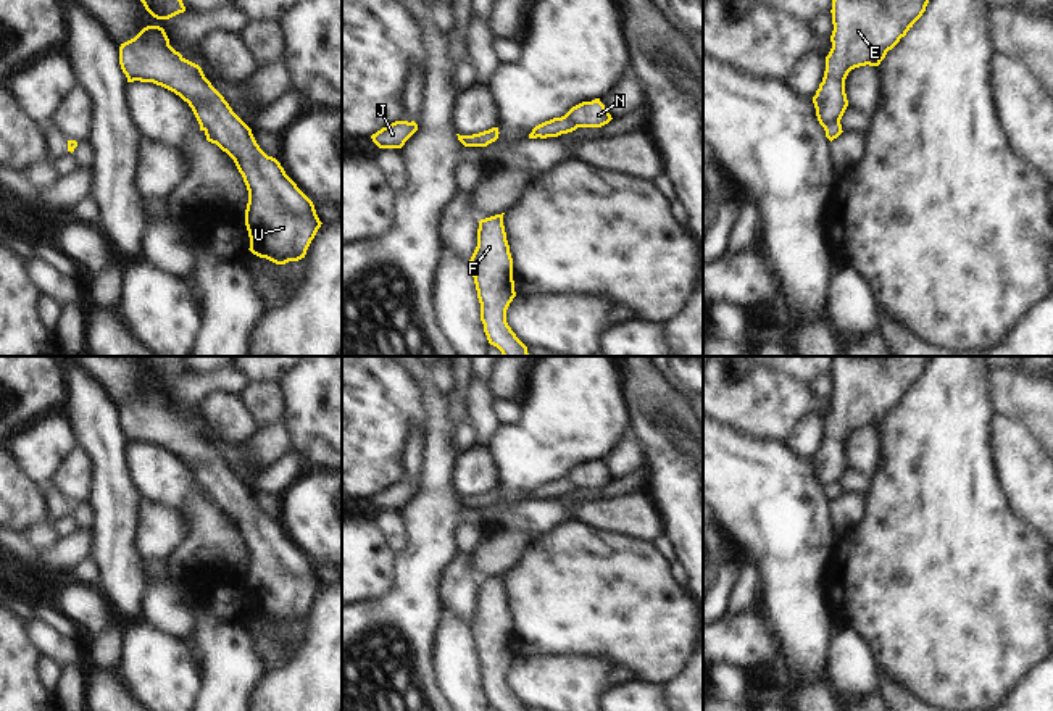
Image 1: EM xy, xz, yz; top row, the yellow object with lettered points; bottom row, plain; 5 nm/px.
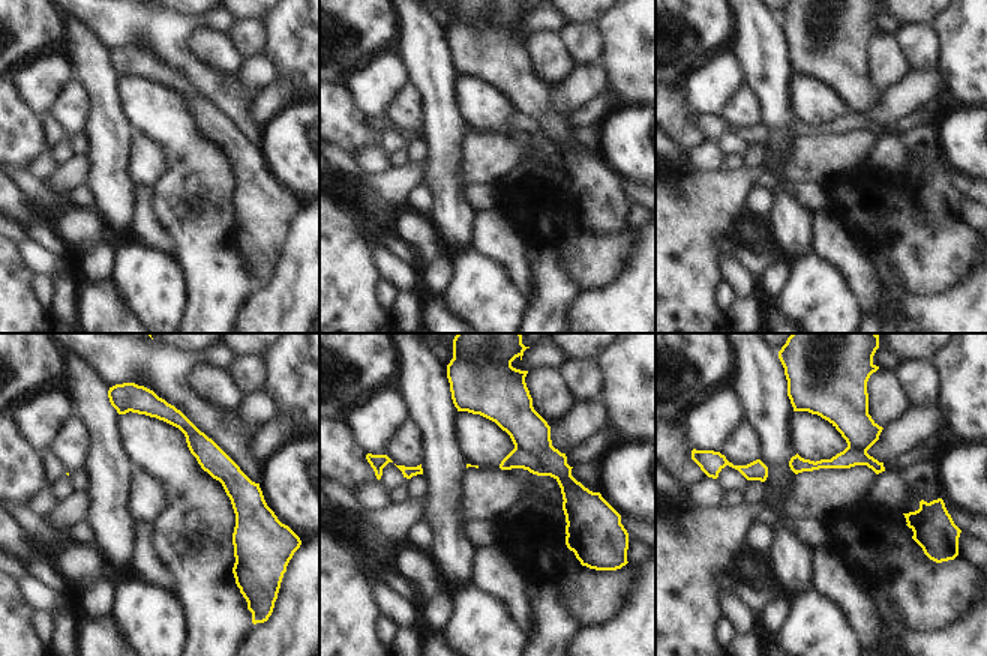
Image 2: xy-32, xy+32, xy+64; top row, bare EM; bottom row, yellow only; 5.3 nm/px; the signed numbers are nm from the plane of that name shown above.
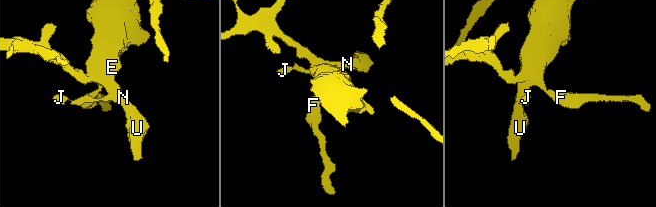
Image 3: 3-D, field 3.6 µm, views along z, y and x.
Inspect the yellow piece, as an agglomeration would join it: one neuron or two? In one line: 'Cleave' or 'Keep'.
Cleave.

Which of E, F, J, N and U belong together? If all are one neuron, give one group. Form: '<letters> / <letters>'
E F N U / J

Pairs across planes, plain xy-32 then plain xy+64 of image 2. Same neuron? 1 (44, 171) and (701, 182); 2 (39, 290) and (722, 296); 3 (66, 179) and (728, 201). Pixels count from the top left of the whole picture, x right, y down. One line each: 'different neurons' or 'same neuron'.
1: different neurons
2: same neuron
3: same neuron

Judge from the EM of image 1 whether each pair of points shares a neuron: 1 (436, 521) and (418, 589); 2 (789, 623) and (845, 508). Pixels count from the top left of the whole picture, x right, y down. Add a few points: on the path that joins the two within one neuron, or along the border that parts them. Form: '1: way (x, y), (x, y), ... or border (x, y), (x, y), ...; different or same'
1: way (429, 537), (429, 550), (418, 573); same
2: border (829, 503), (831, 526), (837, 539); different

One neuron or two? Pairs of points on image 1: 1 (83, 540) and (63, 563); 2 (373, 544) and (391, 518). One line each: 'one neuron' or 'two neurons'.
1: one neuron
2: two neurons

